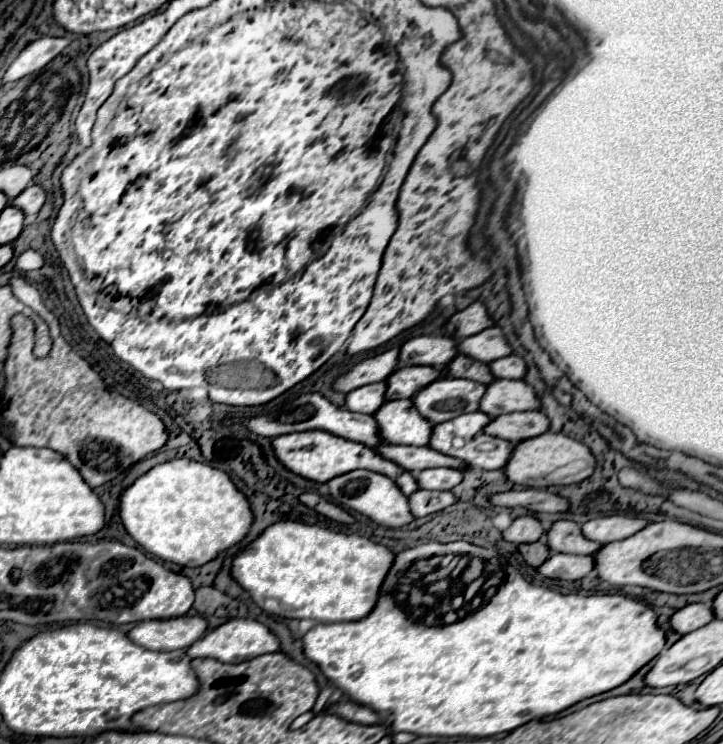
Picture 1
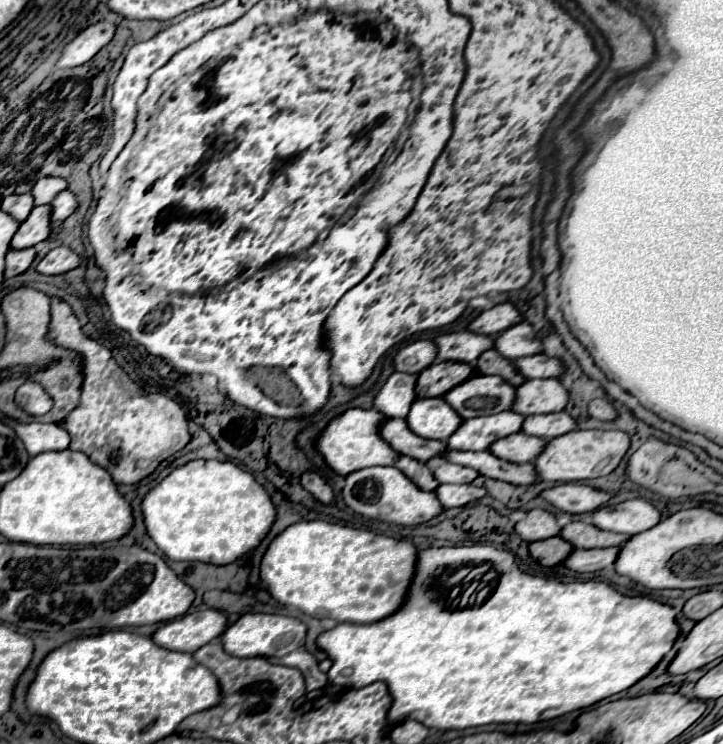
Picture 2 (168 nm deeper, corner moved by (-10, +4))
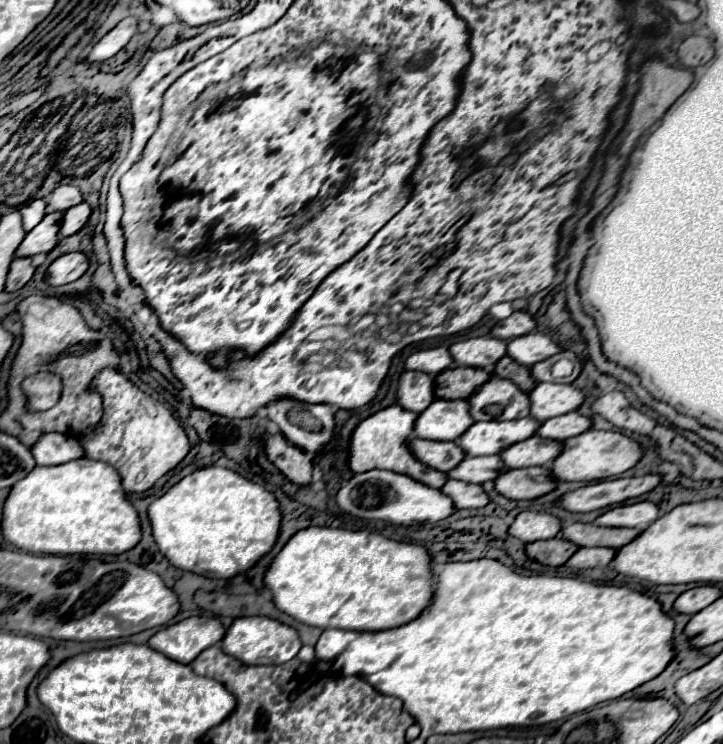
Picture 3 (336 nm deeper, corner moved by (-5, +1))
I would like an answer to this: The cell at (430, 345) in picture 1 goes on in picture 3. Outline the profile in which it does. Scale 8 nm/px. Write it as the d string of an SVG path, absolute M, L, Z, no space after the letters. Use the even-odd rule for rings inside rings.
M480 336L470 338L452 344L450 356L458 366L472 366L472 368L492 368L494 362L498 362L506 354L506 342L492 338L492 336Z

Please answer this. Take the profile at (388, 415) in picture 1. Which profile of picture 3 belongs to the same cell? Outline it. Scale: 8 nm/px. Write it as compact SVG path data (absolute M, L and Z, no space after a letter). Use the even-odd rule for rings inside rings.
M434 400L424 412L418 414L418 418L414 422L414 436L430 438L430 440L456 440L472 424L474 424L474 420L468 414L466 400Z

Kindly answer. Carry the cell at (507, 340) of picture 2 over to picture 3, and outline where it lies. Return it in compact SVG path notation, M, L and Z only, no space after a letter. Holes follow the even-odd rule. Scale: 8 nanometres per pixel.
M538 330L508 340L508 356L512 360L518 360L518 364L526 364L526 368L530 368L530 364L546 360L558 352L560 352L560 346L554 344L554 340L550 336L546 336Z

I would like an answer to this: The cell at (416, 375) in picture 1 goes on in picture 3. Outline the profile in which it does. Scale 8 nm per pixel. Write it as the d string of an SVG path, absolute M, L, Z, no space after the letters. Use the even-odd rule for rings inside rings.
M448 368L434 378L436 398L456 400L468 398L476 386L484 384L490 378L488 370L482 368Z

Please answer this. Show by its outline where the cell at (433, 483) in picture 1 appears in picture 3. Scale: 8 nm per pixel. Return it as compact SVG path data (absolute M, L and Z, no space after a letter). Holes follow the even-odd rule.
M478 456L468 458L454 468L454 472L446 472L448 480L466 480L468 484L484 484L486 480L494 480L506 466L498 456Z

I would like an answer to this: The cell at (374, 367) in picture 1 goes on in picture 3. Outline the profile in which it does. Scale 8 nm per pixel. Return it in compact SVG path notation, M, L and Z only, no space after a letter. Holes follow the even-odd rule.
M440 346L440 348L428 348L428 350L418 350L410 354L404 368L436 376L442 370L446 370L450 364L452 364L452 356L448 354L448 348Z

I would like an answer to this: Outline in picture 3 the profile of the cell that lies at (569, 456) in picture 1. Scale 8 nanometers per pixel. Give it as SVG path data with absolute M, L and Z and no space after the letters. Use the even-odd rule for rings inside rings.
M586 430L574 438L568 438L562 442L562 452L554 458L550 472L558 482L592 482L592 480L604 480L616 474L622 474L630 470L638 460L642 452L640 446L612 430Z

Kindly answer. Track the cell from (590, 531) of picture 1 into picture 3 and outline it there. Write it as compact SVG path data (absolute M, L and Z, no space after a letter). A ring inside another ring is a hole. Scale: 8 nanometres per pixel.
M652 502L624 504L600 514L594 524L612 526L612 528L646 528L660 516L658 506Z

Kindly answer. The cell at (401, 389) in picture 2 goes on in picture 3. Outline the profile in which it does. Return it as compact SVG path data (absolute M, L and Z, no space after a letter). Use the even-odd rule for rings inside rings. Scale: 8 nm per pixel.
M404 372L396 386L396 404L420 414L434 400L432 378L424 372Z

